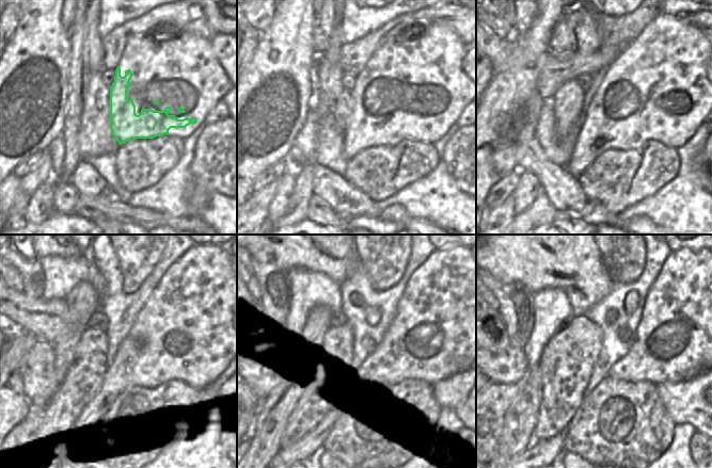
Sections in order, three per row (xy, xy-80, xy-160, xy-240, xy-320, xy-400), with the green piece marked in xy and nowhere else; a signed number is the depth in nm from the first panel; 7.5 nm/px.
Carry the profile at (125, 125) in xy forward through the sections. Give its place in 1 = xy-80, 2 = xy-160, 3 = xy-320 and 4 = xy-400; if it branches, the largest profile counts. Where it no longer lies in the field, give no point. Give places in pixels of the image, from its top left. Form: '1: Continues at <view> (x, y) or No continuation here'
1: Continues at xy-80 (366, 128)
2: Continues at xy-160 (605, 127)
3: Continues at xy-320 (373, 370)
4: Continues at xy-400 (541, 451)

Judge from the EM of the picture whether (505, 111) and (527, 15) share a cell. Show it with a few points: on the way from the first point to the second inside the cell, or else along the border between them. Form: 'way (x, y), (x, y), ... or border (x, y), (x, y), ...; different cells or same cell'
border (537, 11), (532, 26), (520, 34); different cells

